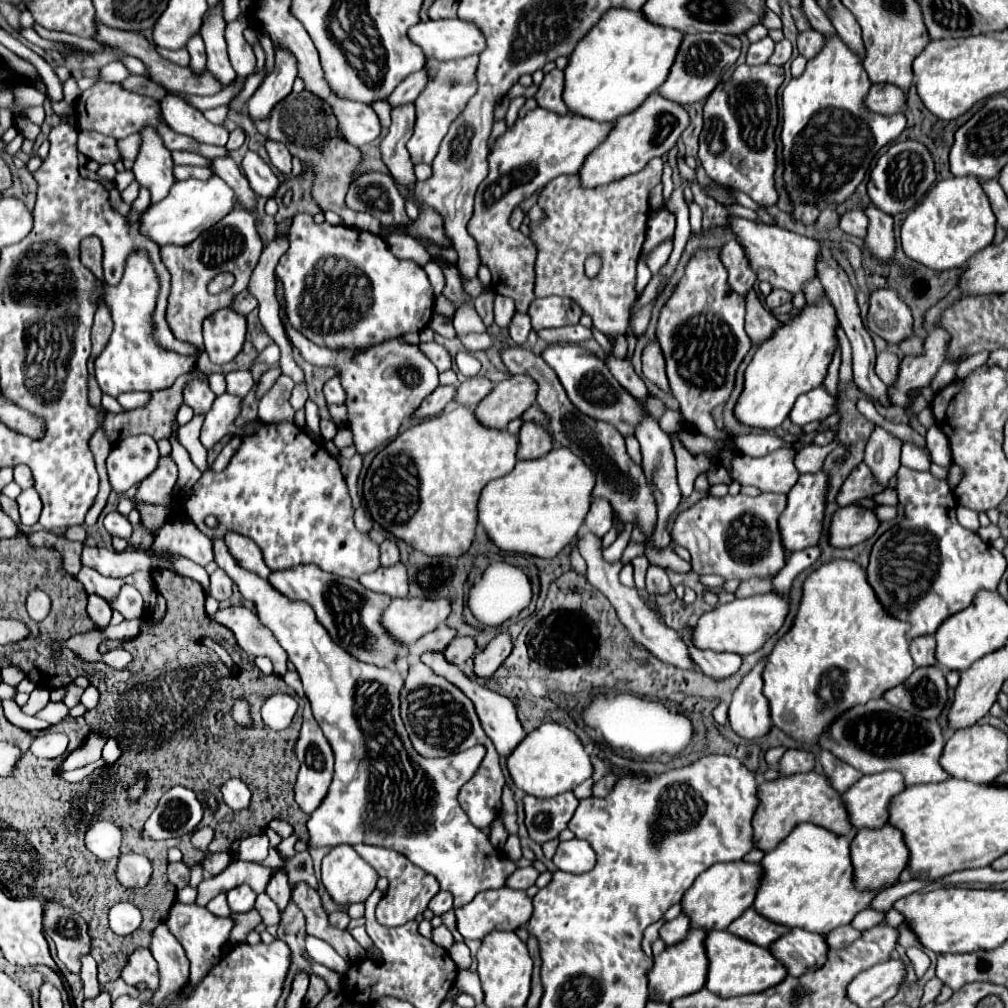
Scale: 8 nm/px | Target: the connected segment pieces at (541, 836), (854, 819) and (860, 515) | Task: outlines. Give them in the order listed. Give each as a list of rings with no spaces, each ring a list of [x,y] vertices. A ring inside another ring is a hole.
[[[565,792],[547,800],[525,796],[525,826],[531,836],[531,840],[543,844],[547,840],[553,840],[559,836],[561,830],[567,828],[575,808],[577,798],[573,792]]]
[[[891,770],[863,776],[855,782],[851,790],[841,794],[853,830],[883,828],[887,824],[887,804],[903,788],[903,776]]]
[[[859,506],[839,508],[831,518],[829,544],[837,548],[851,548],[871,538],[877,526],[879,520],[867,508],[859,508]]]

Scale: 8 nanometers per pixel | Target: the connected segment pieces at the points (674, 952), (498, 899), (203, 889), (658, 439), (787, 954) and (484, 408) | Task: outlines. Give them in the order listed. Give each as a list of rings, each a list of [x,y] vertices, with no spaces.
[[[689,930],[687,938],[675,946],[667,946],[657,958],[653,968],[647,972],[647,980],[651,986],[649,998],[655,1002],[671,1002],[679,996],[689,996],[699,992],[705,986],[707,976],[707,956],[703,954],[703,938],[705,930]]]
[[[503,886],[499,890],[479,892],[467,906],[455,908],[457,930],[461,932],[461,936],[465,940],[467,938],[483,938],[497,926],[499,926],[499,930],[517,930],[519,926],[525,926],[529,922],[531,912],[533,912],[531,898],[527,898],[527,894],[523,890],[511,890],[511,888]]]
[[[237,860],[237,862],[229,864],[219,876],[207,878],[199,884],[197,902],[201,906],[207,906],[207,902],[211,898],[215,898],[217,894],[229,892],[233,886],[241,886],[241,884],[251,886],[251,890],[255,890],[257,894],[265,892],[267,882],[271,880],[271,874],[275,874],[275,870],[283,870],[283,868],[267,868],[263,864]]]
[[[645,418],[639,428],[637,428],[637,440],[641,444],[641,454],[643,454],[643,472],[649,480],[649,484],[653,486],[653,494],[657,500],[657,508],[659,508],[659,522],[657,522],[657,530],[651,538],[651,542],[655,542],[655,546],[659,546],[659,550],[667,548],[671,544],[671,536],[669,530],[665,528],[665,520],[669,518],[669,514],[677,508],[679,500],[681,500],[681,492],[677,488],[677,474],[675,474],[675,454],[671,448],[671,442],[667,438],[667,434],[659,428],[659,424],[653,418]]]
[[[793,928],[789,934],[775,940],[769,950],[787,968],[789,976],[801,976],[809,970],[823,966],[829,946],[821,934]]]
[[[509,376],[493,386],[491,394],[473,410],[479,424],[503,430],[513,418],[519,418],[537,396],[537,382],[529,376]]]

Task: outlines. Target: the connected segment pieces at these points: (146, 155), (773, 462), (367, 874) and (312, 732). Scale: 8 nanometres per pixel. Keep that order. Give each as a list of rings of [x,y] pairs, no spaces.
[[[147,126],[141,130],[141,134],[143,134],[143,144],[133,164],[133,174],[135,180],[151,192],[151,202],[155,204],[163,200],[169,194],[171,184],[175,184],[173,176],[175,164],[171,152],[163,146],[155,130]]]
[[[775,450],[761,458],[737,454],[733,460],[731,476],[741,484],[759,488],[761,492],[781,492],[787,494],[799,478],[799,472],[793,466],[795,450]]]
[[[347,844],[343,846],[335,846],[331,848],[331,854],[323,858],[321,864],[321,880],[323,886],[327,888],[329,896],[337,902],[337,906],[349,906],[349,904],[357,904],[357,902],[365,902],[369,898],[369,894],[375,890],[375,882],[377,882],[377,872],[359,858],[359,854]]]
[[[289,670],[283,680],[287,682],[287,686],[291,686],[293,690],[297,690],[297,694],[305,700],[305,710],[303,710],[303,728],[301,728],[301,734],[295,742],[295,756],[297,760],[301,762],[301,768],[299,768],[299,776],[297,776],[297,784],[295,784],[295,800],[299,804],[299,808],[307,814],[311,814],[313,810],[317,810],[317,806],[321,804],[321,800],[325,798],[327,790],[329,790],[329,784],[331,784],[331,778],[333,778],[333,750],[331,750],[331,744],[327,742],[327,738],[323,736],[319,724],[315,722],[313,714],[311,714],[311,706],[307,702],[307,698],[303,696],[303,686],[301,686],[301,678],[297,674],[297,670]]]

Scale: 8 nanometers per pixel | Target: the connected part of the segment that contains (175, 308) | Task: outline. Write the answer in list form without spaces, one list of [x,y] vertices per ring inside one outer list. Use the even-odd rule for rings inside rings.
[[[233,210],[215,226],[205,230],[199,238],[195,238],[189,246],[163,246],[161,258],[167,270],[171,272],[171,294],[165,312],[165,320],[175,334],[177,340],[183,340],[197,348],[197,354],[203,354],[203,318],[211,316],[219,308],[227,308],[233,304],[235,296],[249,286],[249,278],[257,260],[261,256],[261,238],[255,228],[255,220],[245,210]],[[219,272],[233,272],[235,284],[221,294],[211,296],[207,292],[209,280]]]

